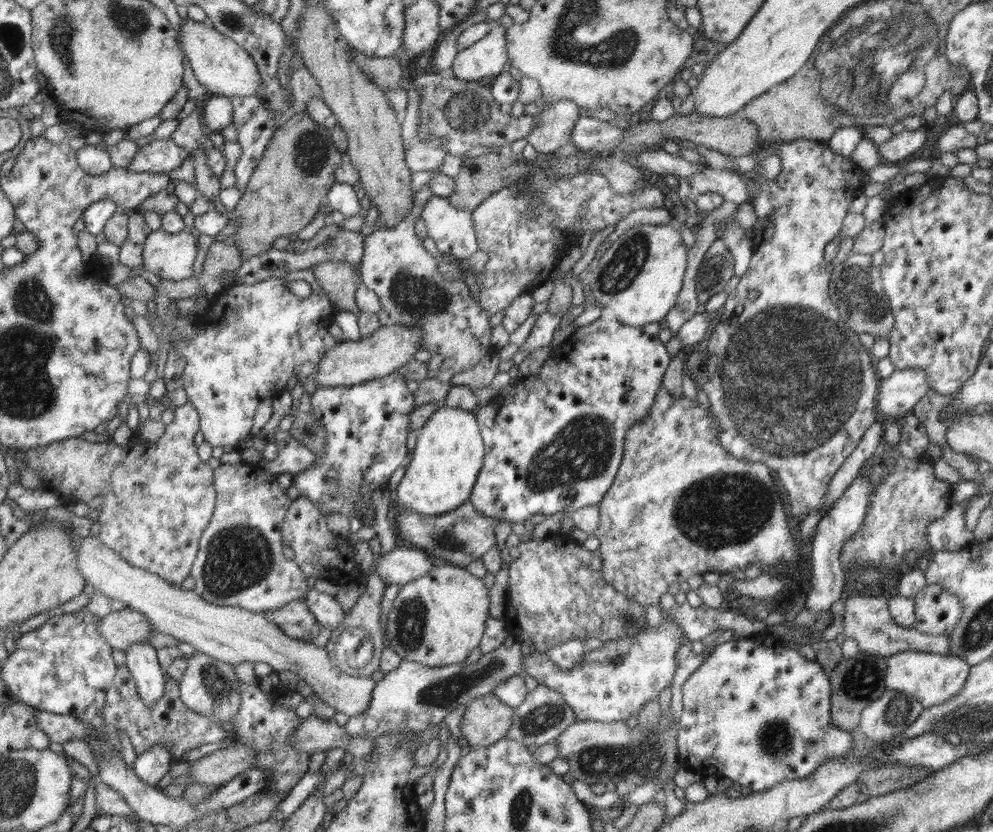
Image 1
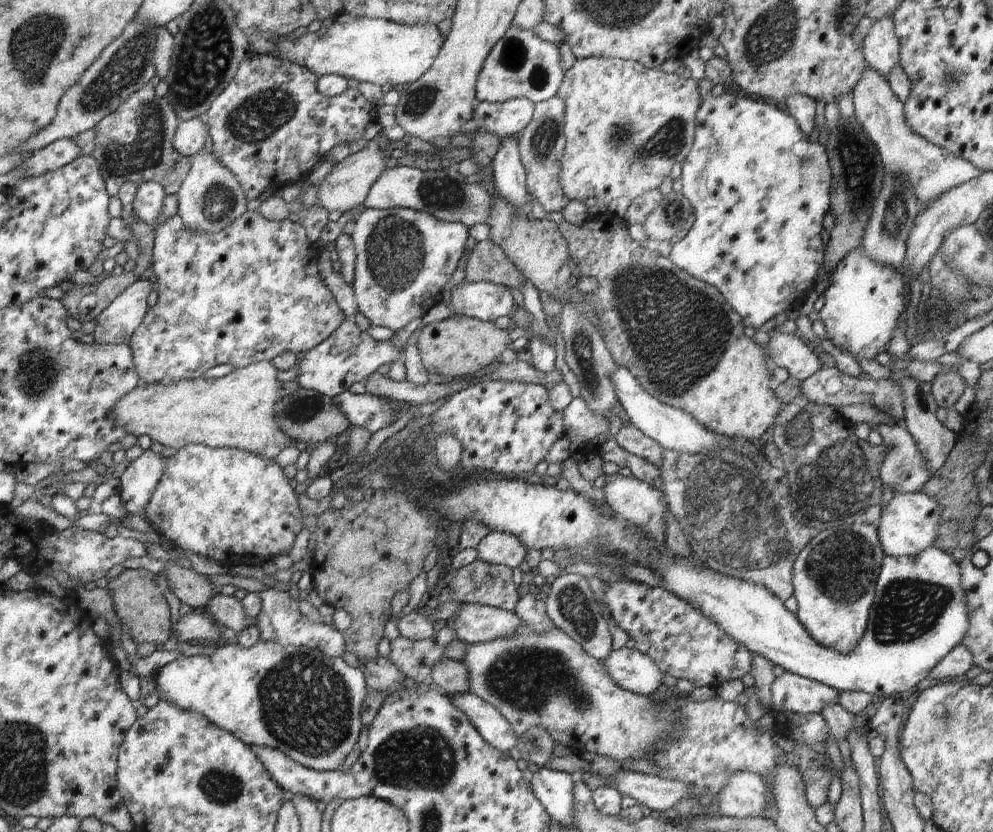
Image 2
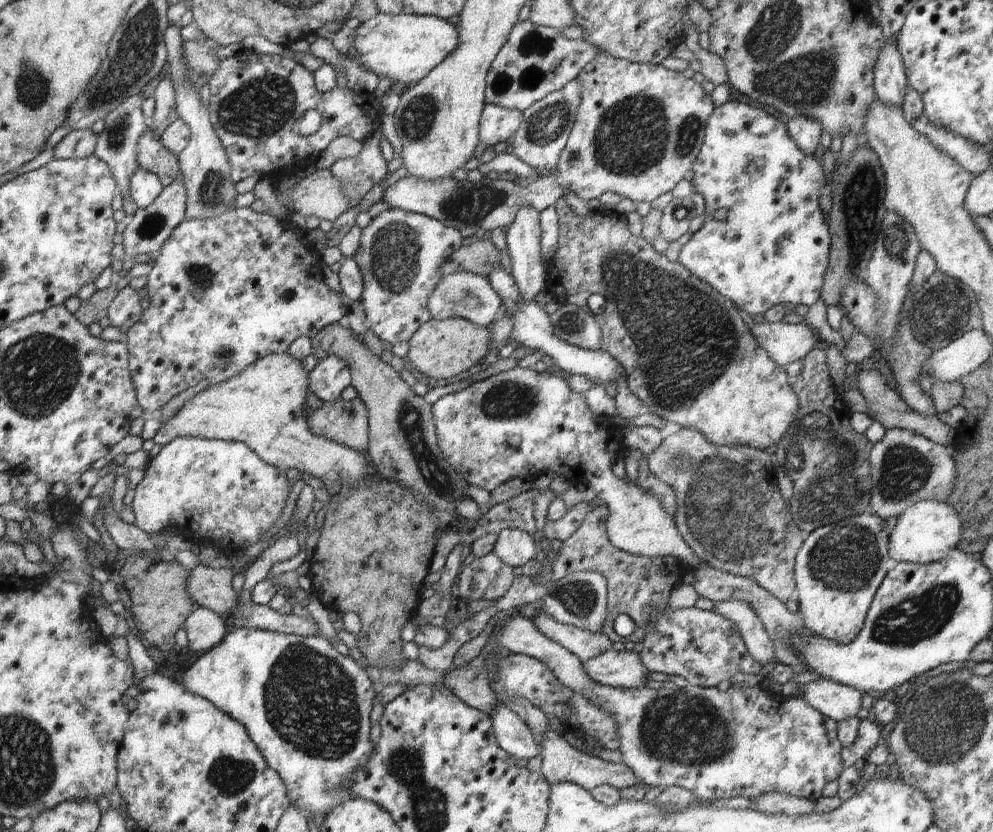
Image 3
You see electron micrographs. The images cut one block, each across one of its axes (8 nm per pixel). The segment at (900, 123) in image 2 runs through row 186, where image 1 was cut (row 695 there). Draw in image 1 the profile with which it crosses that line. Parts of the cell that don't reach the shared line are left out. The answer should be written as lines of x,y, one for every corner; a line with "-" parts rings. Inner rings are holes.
904,651
887,658
885,686
887,689
910,694
928,708
952,700
958,696
966,684
970,665
961,658
952,655
932,654
926,651

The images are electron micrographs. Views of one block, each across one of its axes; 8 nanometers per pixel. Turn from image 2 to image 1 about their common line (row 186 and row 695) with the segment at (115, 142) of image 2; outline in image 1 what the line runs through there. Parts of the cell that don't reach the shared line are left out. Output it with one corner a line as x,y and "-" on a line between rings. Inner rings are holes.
167,685
162,699
156,701
154,707
148,707
140,696
124,700
120,691
112,686
106,694
102,716
103,722
128,734
137,755
146,752
146,749
152,745
164,745
174,760
180,760
184,753
209,742
210,744
220,742
229,734
220,725
211,722
207,716
192,712
186,707
180,699
180,690
177,685

